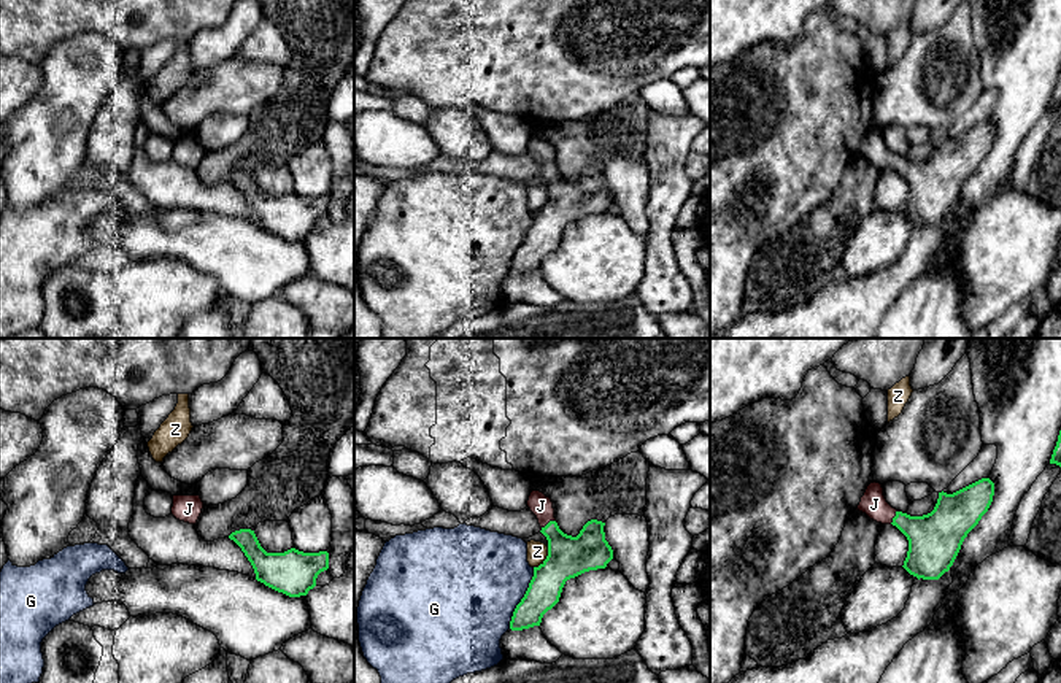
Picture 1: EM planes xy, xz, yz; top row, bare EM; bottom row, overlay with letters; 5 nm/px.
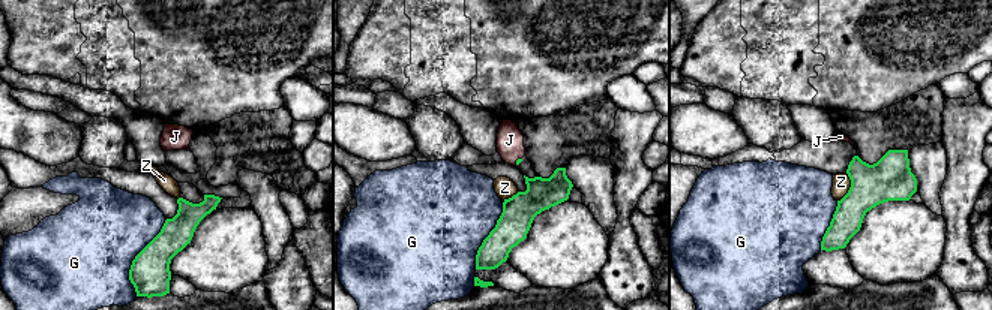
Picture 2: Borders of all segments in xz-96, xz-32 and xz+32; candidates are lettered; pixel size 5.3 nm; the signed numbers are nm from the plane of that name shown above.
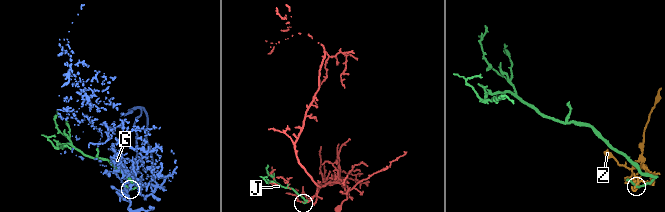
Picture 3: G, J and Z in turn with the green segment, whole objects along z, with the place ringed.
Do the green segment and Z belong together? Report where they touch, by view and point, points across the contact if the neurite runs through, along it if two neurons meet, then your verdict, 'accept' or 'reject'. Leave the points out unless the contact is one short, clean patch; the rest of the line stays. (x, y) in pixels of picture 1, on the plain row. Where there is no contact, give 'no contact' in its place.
contact xz (547, 202); reject

